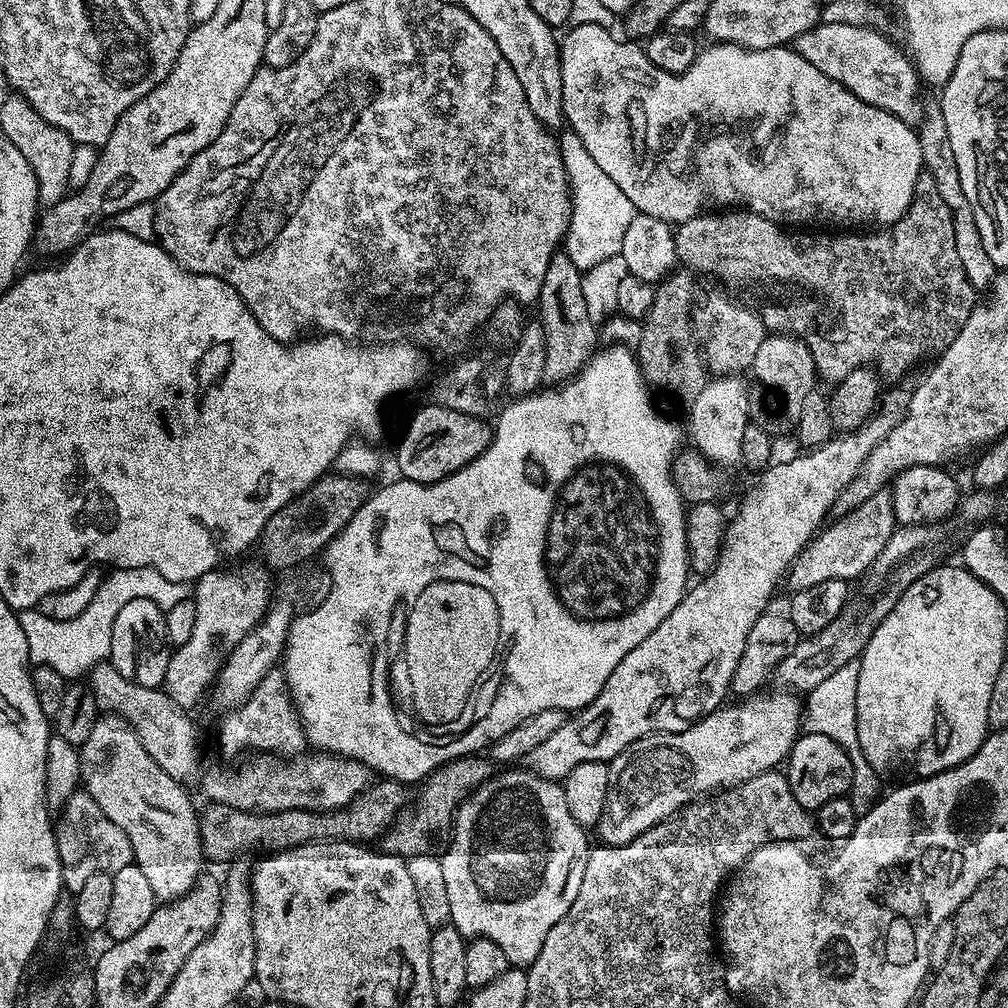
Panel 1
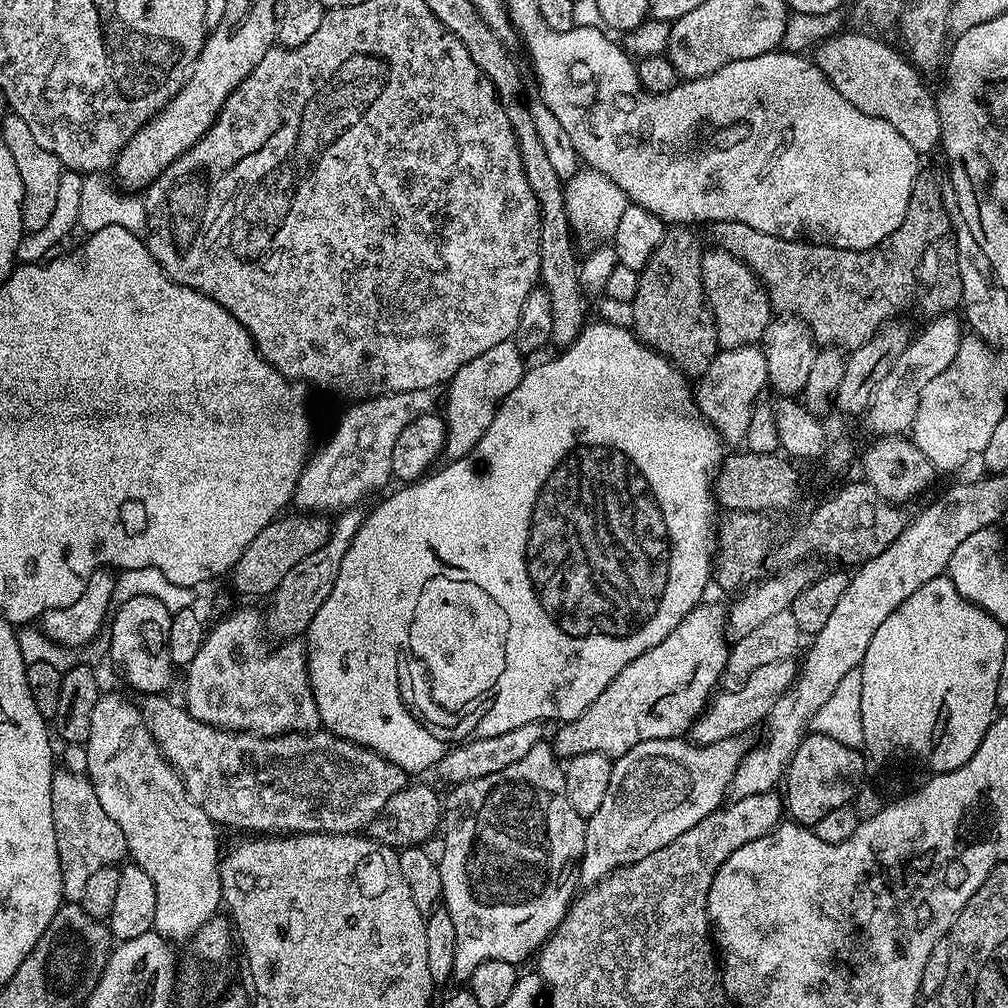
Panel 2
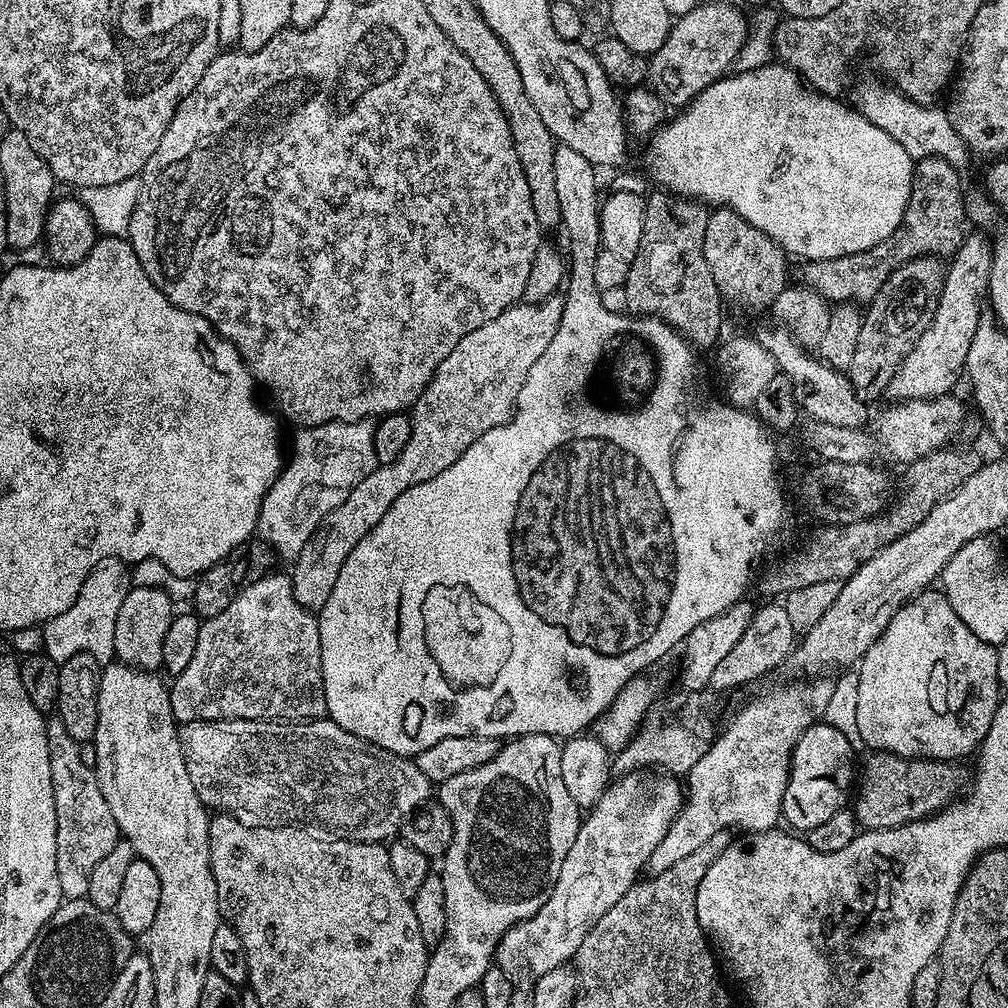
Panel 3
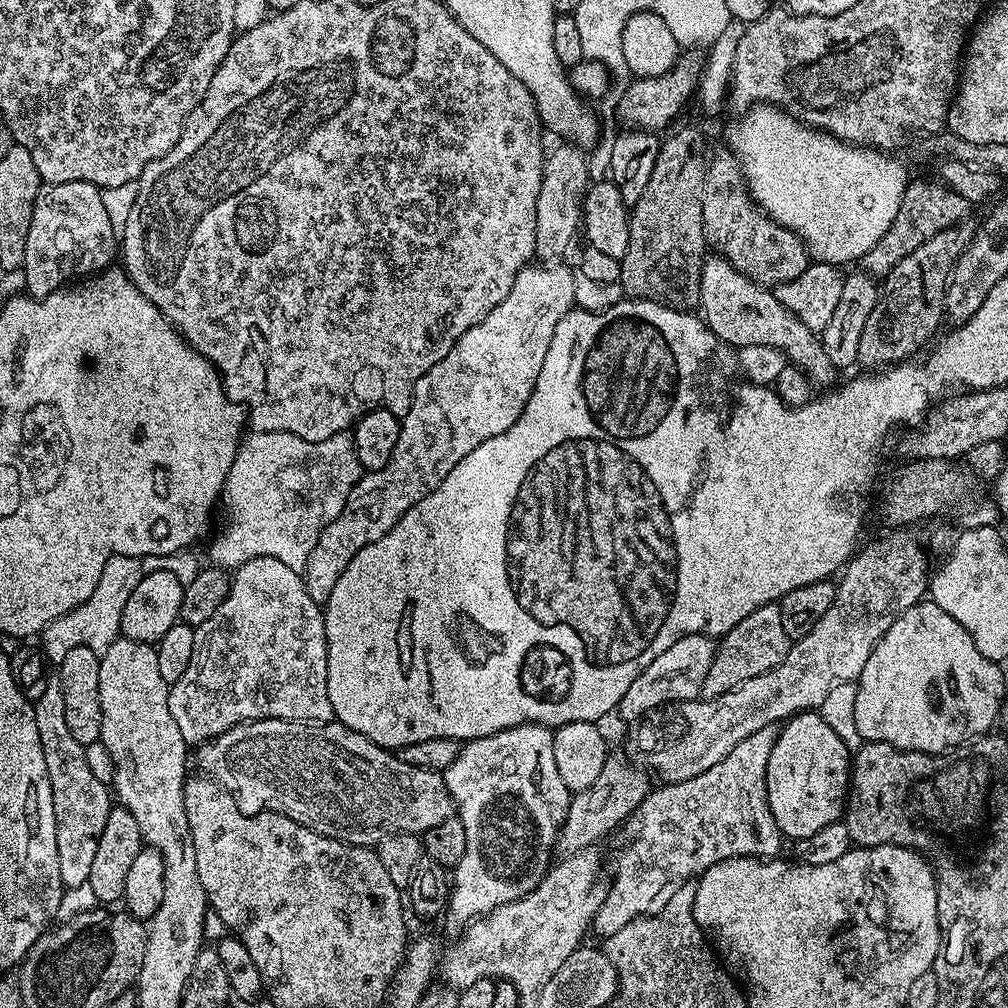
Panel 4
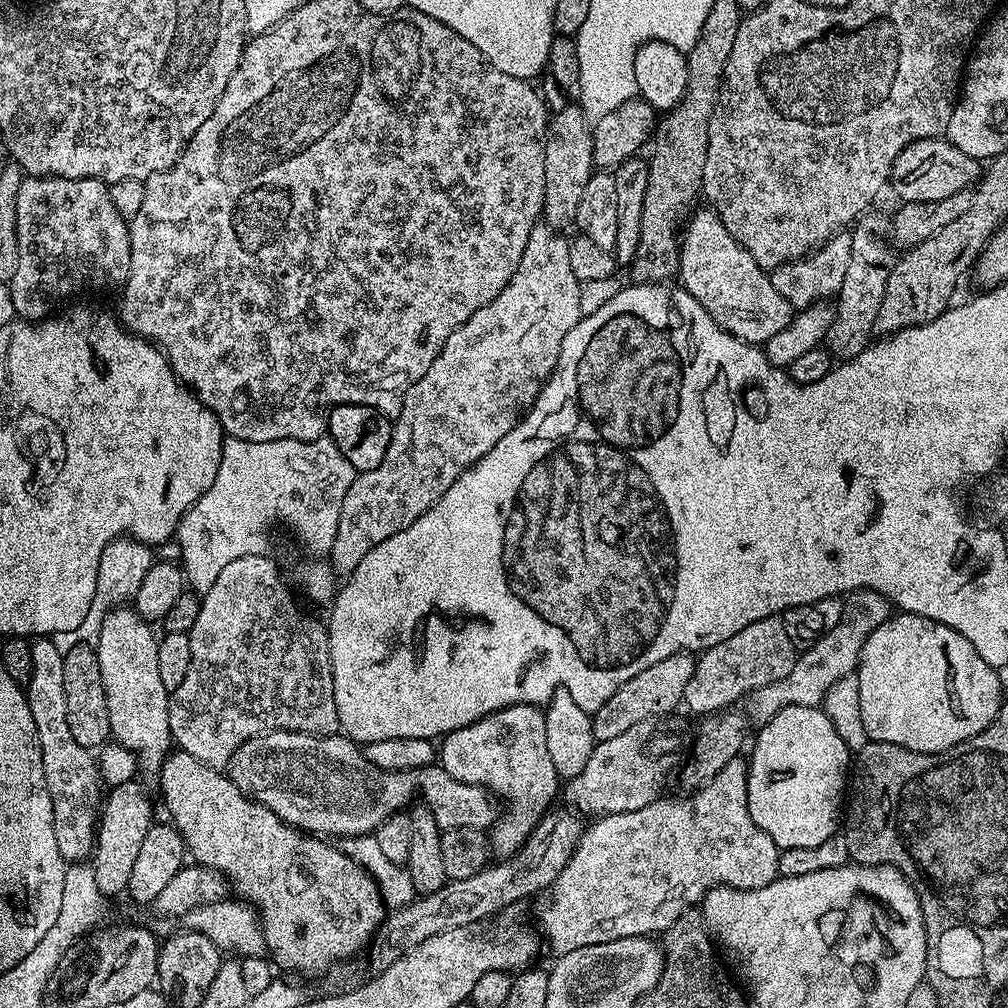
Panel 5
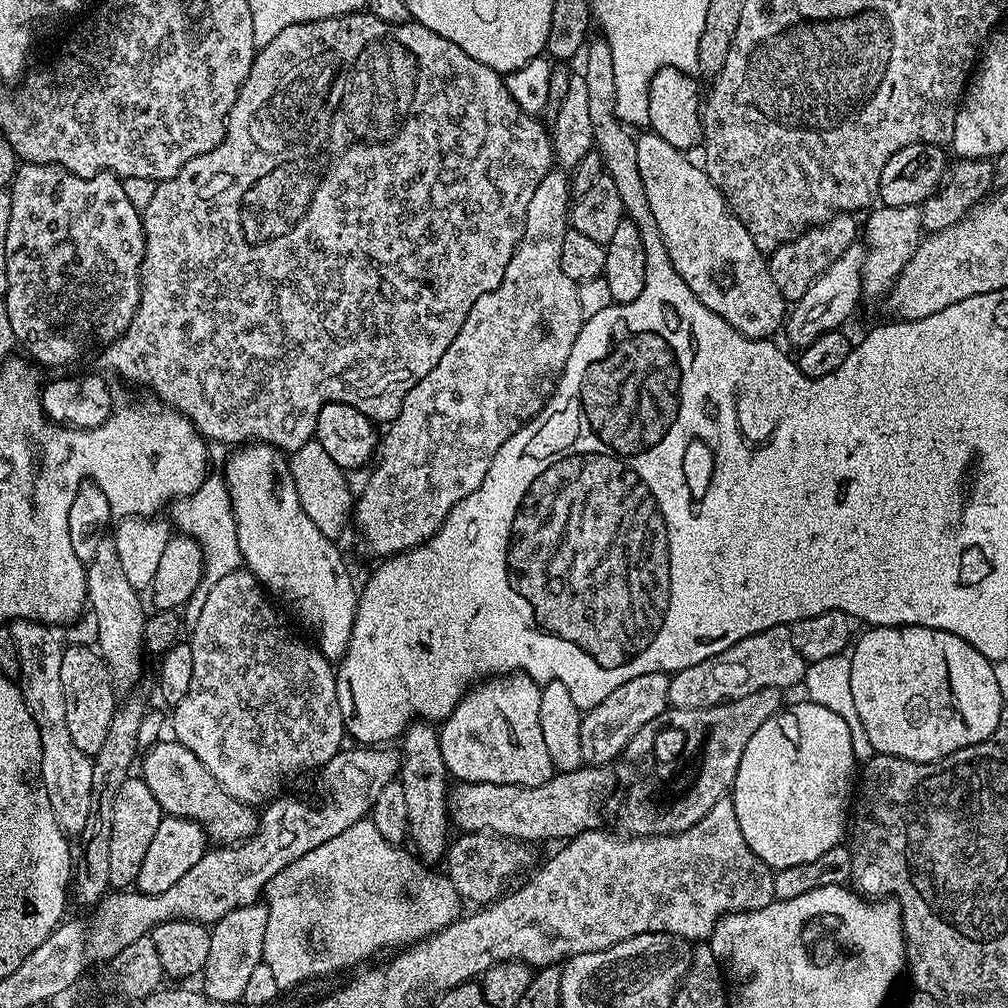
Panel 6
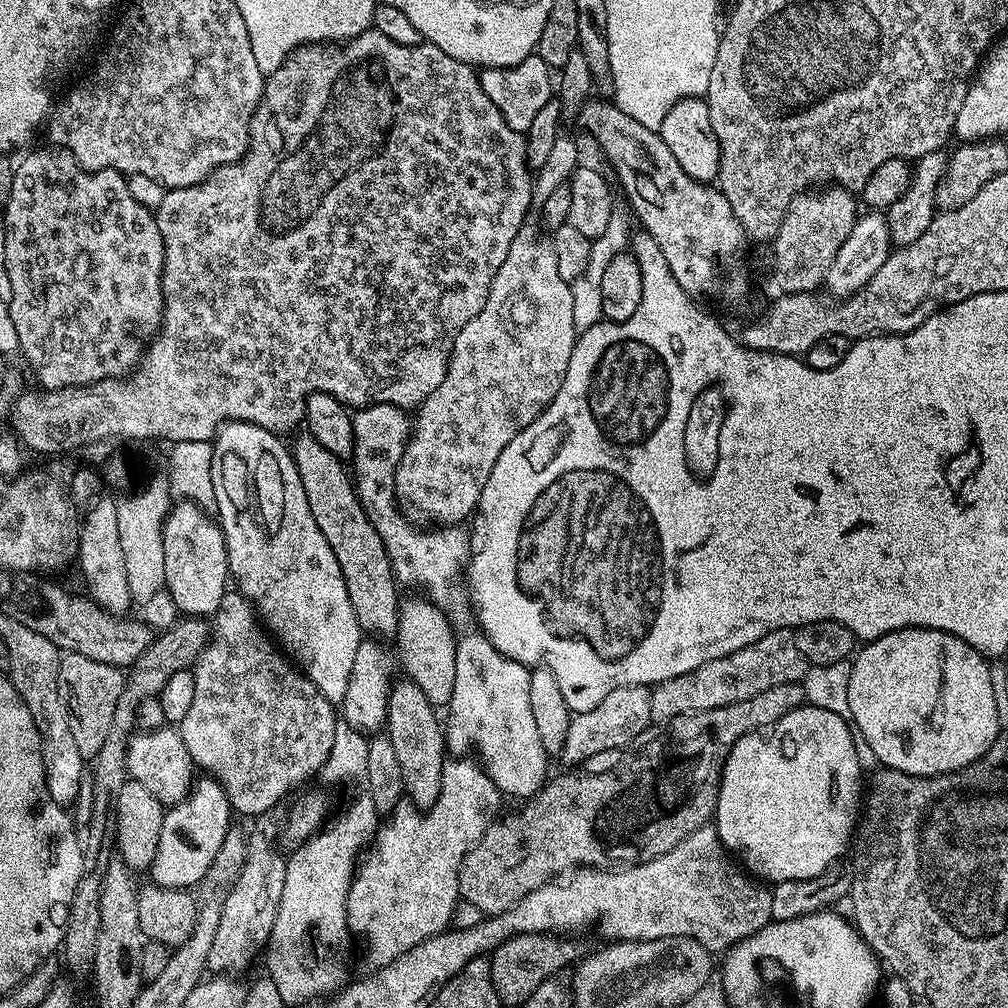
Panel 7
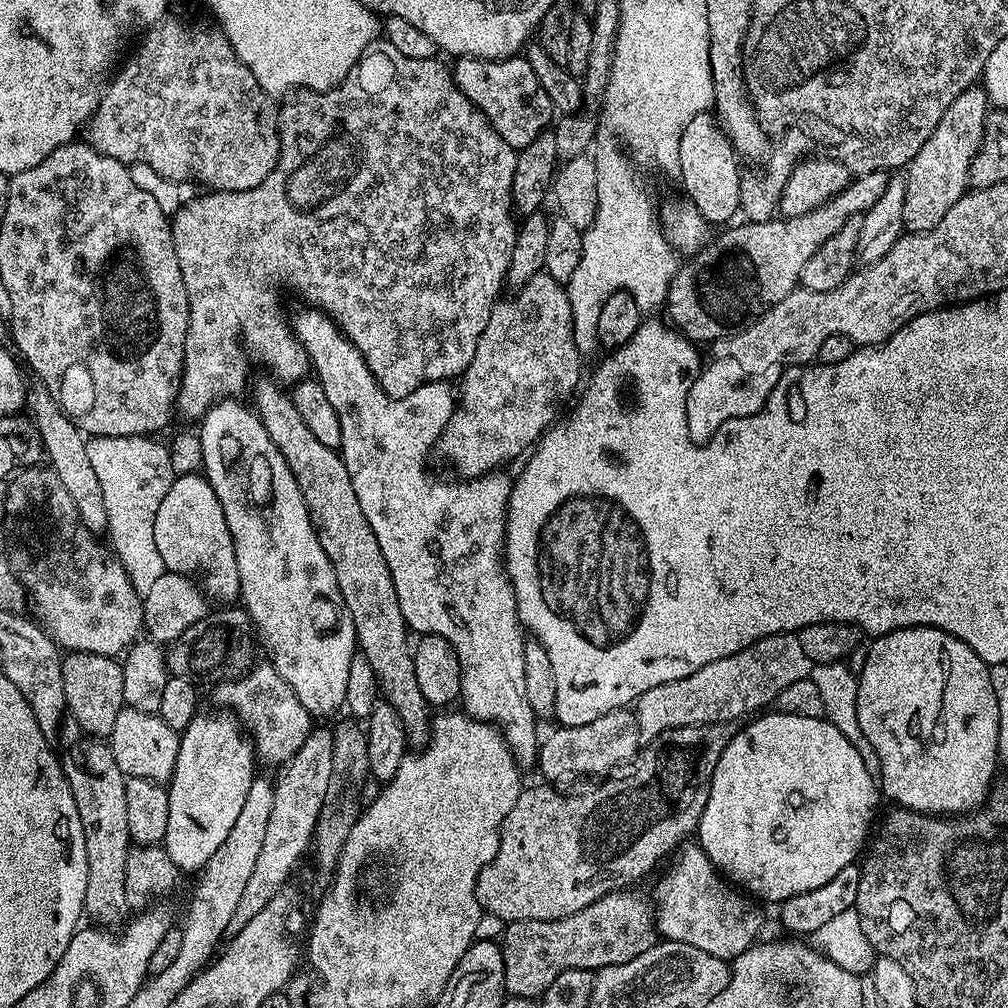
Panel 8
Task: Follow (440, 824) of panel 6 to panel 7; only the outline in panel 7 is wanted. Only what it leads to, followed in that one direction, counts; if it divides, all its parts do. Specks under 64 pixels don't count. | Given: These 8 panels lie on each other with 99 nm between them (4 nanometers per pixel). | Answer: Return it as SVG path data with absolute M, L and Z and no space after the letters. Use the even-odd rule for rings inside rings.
M400 678L388 690L386 735L394 742L394 754L402 766L402 782L407 799L417 808L434 806L442 788L442 770L446 759L446 728L436 717L437 709L422 694L415 680Z

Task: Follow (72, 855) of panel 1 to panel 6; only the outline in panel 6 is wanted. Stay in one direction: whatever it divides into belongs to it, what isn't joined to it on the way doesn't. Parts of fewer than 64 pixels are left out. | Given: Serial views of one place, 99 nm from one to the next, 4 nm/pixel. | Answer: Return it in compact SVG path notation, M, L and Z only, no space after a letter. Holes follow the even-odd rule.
M18 619L11 621L8 626L11 633L14 634L14 643L18 645L18 654L22 658L22 670L18 677L20 692L24 696L26 706L30 710L30 714L34 718L34 722L38 726L38 734L42 742L42 774L40 775L40 782L46 790L46 798L50 798L50 806L54 810L54 822L58 822L58 826L64 831L65 836L69 838L79 837L83 833L86 822L90 818L90 778L92 777L92 757L87 756L82 750L78 750L78 746L74 746L74 741L70 739L70 729L66 726L66 698L62 698L62 654L64 653L66 644L65 641L60 641L60 636L55 627L40 624L36 620Z

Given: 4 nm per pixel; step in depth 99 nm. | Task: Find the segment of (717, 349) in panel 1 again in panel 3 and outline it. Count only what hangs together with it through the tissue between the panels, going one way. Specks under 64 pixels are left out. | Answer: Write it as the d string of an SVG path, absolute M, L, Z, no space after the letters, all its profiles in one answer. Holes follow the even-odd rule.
M727 206L713 207L708 213L704 253L706 266L710 266L710 274L714 274L721 297L740 308L749 308L752 312L771 309L774 298L778 298L789 283L788 253L762 234L758 226L750 226L746 218Z

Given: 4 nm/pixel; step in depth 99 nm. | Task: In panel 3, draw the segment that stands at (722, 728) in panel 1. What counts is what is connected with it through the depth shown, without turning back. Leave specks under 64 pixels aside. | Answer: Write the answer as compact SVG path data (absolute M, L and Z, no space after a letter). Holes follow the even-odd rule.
M660 770L625 772L609 783L600 801L581 819L574 846L570 846L570 854L566 854L566 862L562 862L562 874L558 882L554 882L554 890L529 920L515 924L496 947L495 967L510 978L513 993L531 993L536 977L565 967L575 957L582 938L586 938L598 918L602 918L602 914L606 914L606 910L610 910L610 906L614 906L614 902L618 902L626 890L637 883L641 875L639 872L645 871L650 854L654 854L658 842L662 842L666 830L670 830L674 818L680 813L686 792L681 781L679 784L676 780L679 779L675 775Z

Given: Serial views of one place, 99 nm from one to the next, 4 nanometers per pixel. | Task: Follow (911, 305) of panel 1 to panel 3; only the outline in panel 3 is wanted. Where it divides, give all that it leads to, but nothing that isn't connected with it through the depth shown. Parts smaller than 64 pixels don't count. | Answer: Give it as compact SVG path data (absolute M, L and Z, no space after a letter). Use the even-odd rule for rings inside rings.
M931 156L915 161L912 169L910 198L906 206L906 214L902 218L898 230L894 230L894 234L890 234L890 238L878 242L878 246L874 246L865 252L846 254L842 258L803 261L799 265L799 283L806 288L815 288L829 302L861 302L860 300L871 302L886 282L886 278L890 278L890 274L894 274L894 270L898 266L914 259L915 256L938 256L941 258L955 256L966 239L966 231L964 232L964 224L966 225L964 215L966 192L960 189L960 176L961 173L954 166L950 166L950 162L946 162L940 156Z

